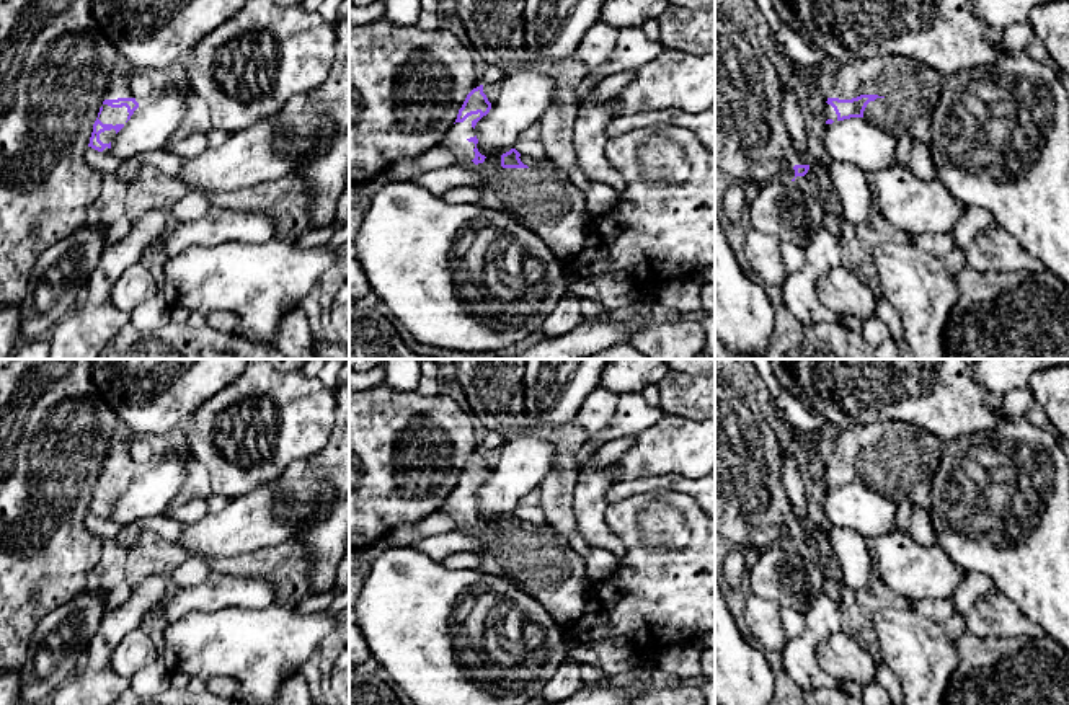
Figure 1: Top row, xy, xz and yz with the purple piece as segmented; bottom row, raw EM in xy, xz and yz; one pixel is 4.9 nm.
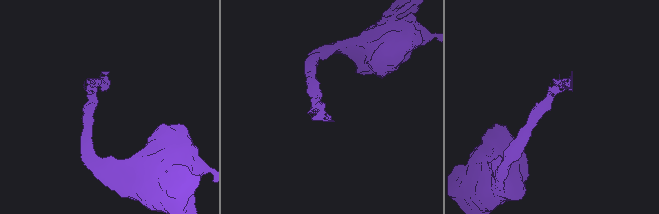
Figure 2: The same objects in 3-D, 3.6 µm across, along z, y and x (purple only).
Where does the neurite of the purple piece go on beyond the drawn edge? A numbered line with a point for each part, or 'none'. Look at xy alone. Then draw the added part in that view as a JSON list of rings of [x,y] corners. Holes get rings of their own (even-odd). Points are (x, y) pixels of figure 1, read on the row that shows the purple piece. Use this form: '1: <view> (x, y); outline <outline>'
1: xy (110, 115); outline [[[103,104],[103,111],[101,111],[98,119],[103,124],[116,126],[116,124],[126,124],[127,116],[129,116],[129,113],[127,113],[126,106],[122,106],[122,108],[111,108],[108,104]]]

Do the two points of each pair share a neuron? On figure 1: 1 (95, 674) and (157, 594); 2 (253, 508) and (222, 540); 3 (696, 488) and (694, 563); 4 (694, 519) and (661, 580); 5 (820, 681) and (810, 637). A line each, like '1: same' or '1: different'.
1: same
2: same
3: different
4: same
5: same

